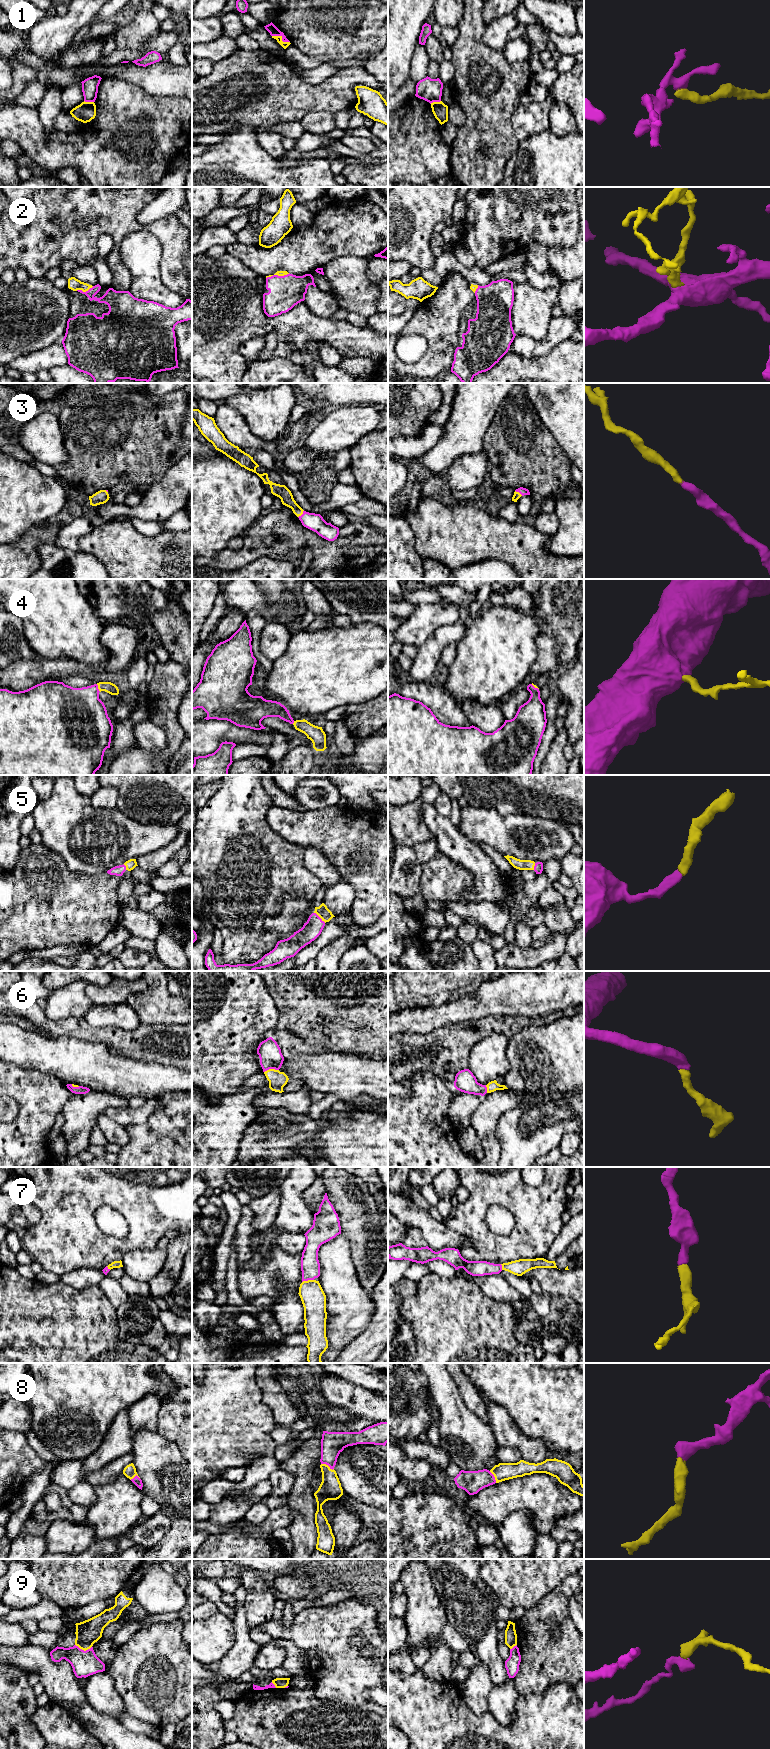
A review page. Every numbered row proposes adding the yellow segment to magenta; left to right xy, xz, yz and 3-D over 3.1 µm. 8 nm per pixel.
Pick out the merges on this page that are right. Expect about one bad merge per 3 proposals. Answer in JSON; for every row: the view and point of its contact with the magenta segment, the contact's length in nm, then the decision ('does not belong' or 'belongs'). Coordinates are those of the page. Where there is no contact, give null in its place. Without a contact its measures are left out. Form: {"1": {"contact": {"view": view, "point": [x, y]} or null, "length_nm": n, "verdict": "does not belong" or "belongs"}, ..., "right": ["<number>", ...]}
{"1": {"contact": {"view": "xz", "point": [282, 38]}, "length_nm": 160, "verdict": "does not belong"}, "2": {"contact": {"view": "xy", "point": [84, 292]}, "length_nm": 150, "verdict": "belongs"}, "3": {"contact": {"view": "xz", "point": [302, 514]}, "length_nm": 80, "verdict": "belongs"}, "4": {"contact": {"view": "xy", "point": [97, 688]}, "length_nm": 70, "verdict": "belongs"}, "5": {"contact": {"view": "xz", "point": [319, 917]}, "length_nm": 130, "verdict": "belongs"}, "6": {"contact": {"view": "xz", "point": [271, 1068]}, "length_nm": 120, "verdict": "belongs"}, "7": {"contact": {"view": "xz", "point": [307, 1280]}, "length_nm": 100, "verdict": "belongs"}, "8": {"contact": {"view": "xz", "point": [327, 1464]}, "length_nm": 120, "verdict": "belongs"}, "9": {"contact": {"view": "xy", "point": [83, 1650]}, "length_nm": 140, "verdict": "does not belong"}, "right": ["2", "3", "4", "5", "6", "7", "8"]}

